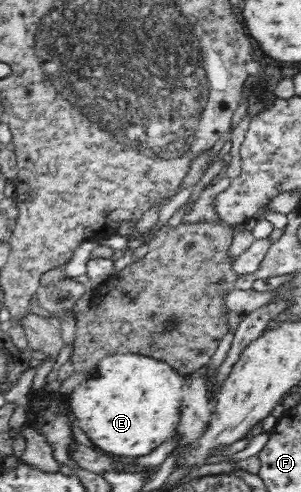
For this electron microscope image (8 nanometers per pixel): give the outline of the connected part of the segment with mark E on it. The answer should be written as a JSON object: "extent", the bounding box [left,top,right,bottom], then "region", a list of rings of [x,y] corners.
{"extent":[66,352,184,458],"region":[[[115,352],[103,357],[91,375],[66,397],[77,426],[95,448],[113,458],[140,457],[175,435],[180,420],[183,379],[184,375],[166,362],[137,353]]]}

